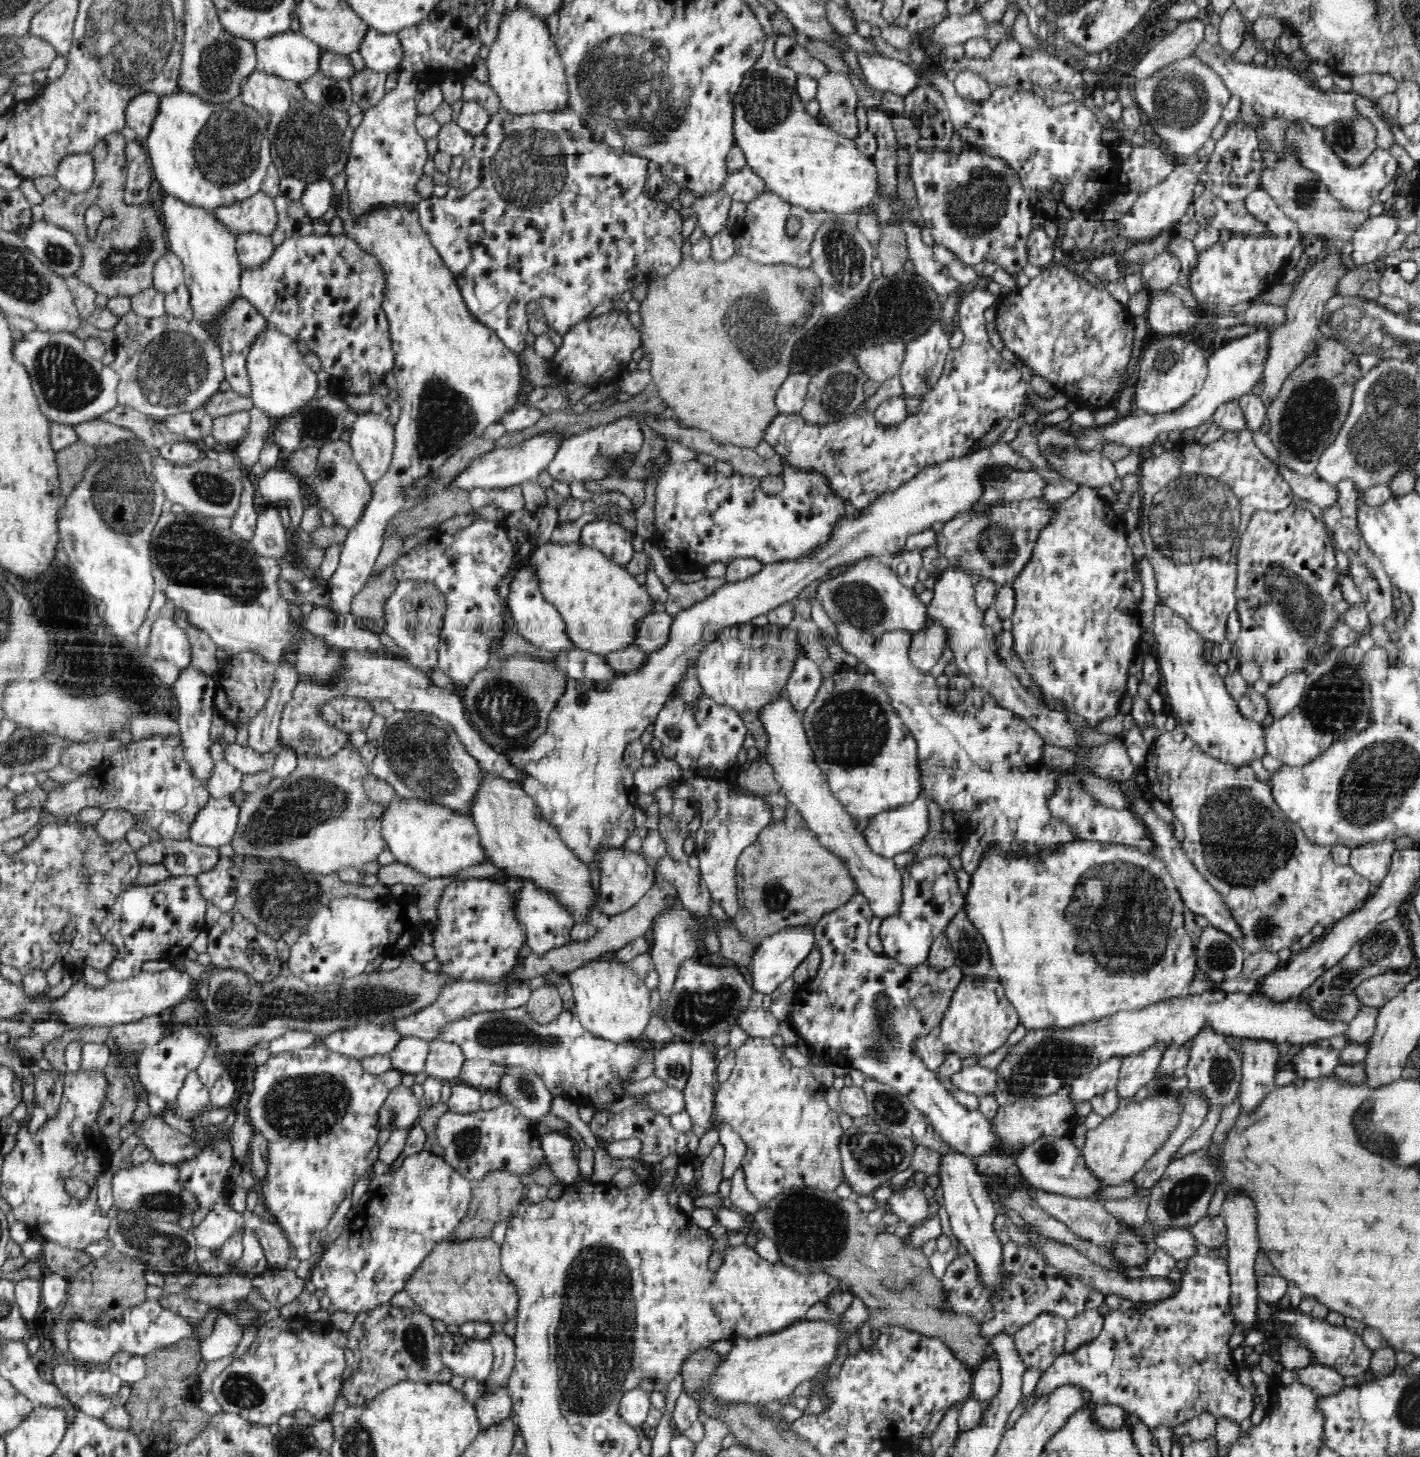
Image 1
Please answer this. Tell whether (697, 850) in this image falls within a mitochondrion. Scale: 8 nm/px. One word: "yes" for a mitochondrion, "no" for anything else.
no

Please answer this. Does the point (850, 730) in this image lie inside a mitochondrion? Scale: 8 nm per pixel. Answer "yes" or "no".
yes

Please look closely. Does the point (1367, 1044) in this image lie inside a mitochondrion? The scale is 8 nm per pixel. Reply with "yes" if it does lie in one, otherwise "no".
no

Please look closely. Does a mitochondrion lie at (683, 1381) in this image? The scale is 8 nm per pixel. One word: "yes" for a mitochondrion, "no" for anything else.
no

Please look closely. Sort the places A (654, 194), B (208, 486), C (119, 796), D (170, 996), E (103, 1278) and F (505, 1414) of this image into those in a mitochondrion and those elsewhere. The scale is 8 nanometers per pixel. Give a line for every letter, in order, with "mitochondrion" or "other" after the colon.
A: other
B: mitochondrion
C: other
D: other
E: other
F: other

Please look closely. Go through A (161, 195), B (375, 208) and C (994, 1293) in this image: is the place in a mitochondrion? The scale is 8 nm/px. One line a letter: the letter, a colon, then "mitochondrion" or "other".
A: other
B: other
C: other

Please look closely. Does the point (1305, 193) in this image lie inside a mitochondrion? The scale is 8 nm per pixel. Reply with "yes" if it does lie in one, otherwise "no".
yes

